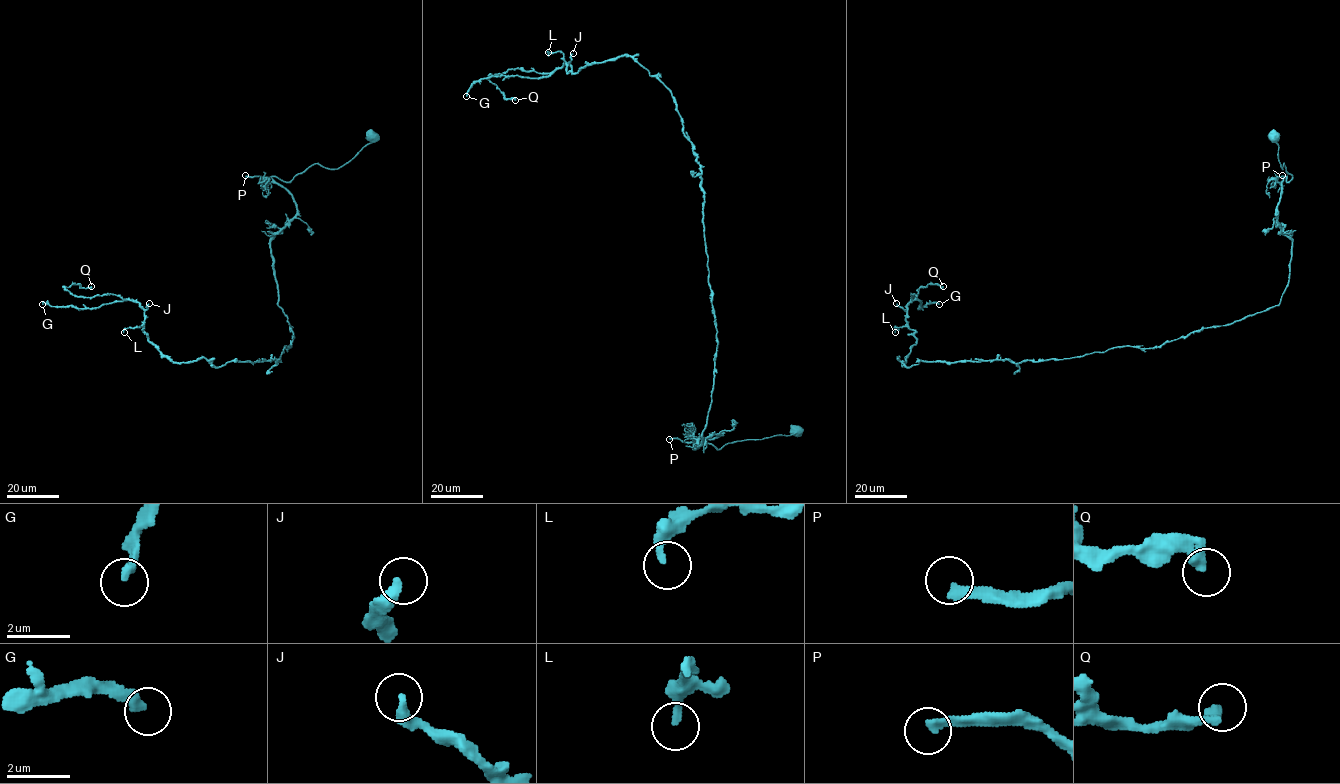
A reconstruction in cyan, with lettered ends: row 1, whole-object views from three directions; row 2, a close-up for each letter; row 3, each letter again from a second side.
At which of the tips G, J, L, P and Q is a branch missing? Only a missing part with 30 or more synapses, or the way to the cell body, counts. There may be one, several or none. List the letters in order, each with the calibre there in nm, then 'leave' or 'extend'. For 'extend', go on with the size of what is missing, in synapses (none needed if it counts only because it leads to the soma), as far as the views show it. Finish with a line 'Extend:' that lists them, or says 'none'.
G: 280 nm thick; extend; about 120 synapses
J: 360 nm thick; leave
L: 260 nm thick; leave
P: 300 nm thick; extend; about 70 synapses
Q: 320 nm thick; leave
Extend: G, P

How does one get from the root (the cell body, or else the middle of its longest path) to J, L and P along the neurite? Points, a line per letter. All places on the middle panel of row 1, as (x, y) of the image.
J: (797, 431), (694, 449), (717, 344), (701, 166), (655, 77), (625, 55), (567, 72), (573, 53)
L: (797, 431), (694, 449), (717, 344), (697, 155), (671, 92), (631, 57), (573, 73), (548, 52)
P: (797, 431), (790, 435), (736, 440), (719, 449), (709, 444), (669, 439)

